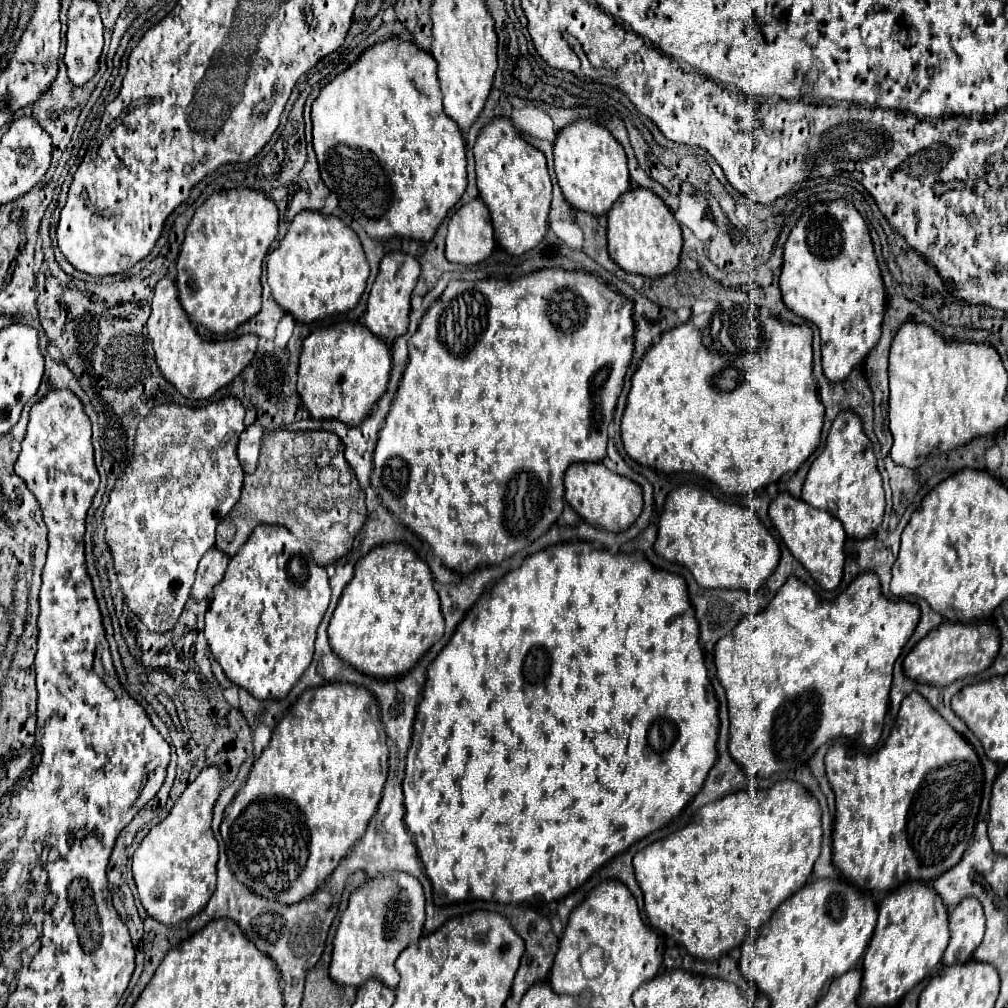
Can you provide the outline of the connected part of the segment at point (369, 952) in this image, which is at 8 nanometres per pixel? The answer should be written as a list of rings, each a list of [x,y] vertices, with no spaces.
[[[390,873],[386,877],[366,879],[352,891],[346,911],[334,937],[330,977],[340,985],[360,987],[366,979],[376,977],[388,987],[396,987],[400,975],[394,967],[396,957],[410,943],[416,943],[424,927],[424,889],[408,873]]]

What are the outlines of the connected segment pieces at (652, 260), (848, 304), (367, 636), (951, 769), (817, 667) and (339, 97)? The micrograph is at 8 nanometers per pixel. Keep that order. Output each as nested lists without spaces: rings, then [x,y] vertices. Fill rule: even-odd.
[[[642,187],[628,189],[608,211],[608,251],[624,271],[646,277],[666,275],[678,265],[680,249],[680,225],[656,193]]]
[[[850,201],[814,203],[796,221],[786,243],[780,273],[784,305],[812,321],[822,339],[822,369],[826,379],[844,381],[880,339],[886,291],[874,255],[870,231]]]
[[[404,541],[374,547],[368,555],[364,555],[356,563],[354,577],[344,587],[328,627],[330,645],[340,655],[340,659],[352,665],[356,671],[376,679],[404,675],[442,637],[442,633],[444,633],[444,617],[440,611],[438,593],[434,589],[432,571],[426,565],[426,561],[422,561],[416,555],[416,551]]]
[[[912,691],[908,697],[904,697],[902,709],[900,709],[896,723],[894,723],[894,729],[882,747],[878,747],[870,753],[862,753],[856,752],[851,747],[847,748],[842,743],[834,743],[826,753],[826,775],[828,775],[828,781],[830,781],[832,791],[836,795],[836,819],[834,819],[834,835],[832,835],[834,865],[842,871],[842,875],[850,877],[848,881],[852,881],[858,889],[874,893],[874,891],[888,891],[888,889],[898,887],[900,883],[906,883],[906,881],[932,881],[940,873],[952,869],[962,859],[962,855],[964,855],[964,851],[966,851],[966,847],[974,835],[976,817],[978,817],[978,809],[980,809],[980,801],[982,801],[984,771],[982,771],[980,759],[978,759],[976,751],[972,749],[972,745],[968,745],[968,741],[964,741],[964,737],[960,737],[960,733],[956,733],[940,717],[940,713],[936,713],[932,709],[932,705],[920,693]]]
[[[860,573],[848,587],[844,593],[840,593],[834,601],[820,601],[814,591],[800,581],[798,577],[788,577],[786,583],[778,589],[778,593],[774,595],[774,599],[768,603],[766,609],[744,617],[726,637],[722,637],[716,643],[714,649],[714,663],[716,663],[716,675],[726,691],[726,699],[728,699],[728,711],[730,711],[730,735],[728,735],[728,751],[732,755],[732,759],[736,763],[740,763],[744,767],[744,771],[750,777],[768,777],[772,773],[782,773],[782,771],[790,771],[794,767],[804,765],[820,745],[824,745],[826,741],[846,735],[846,737],[854,737],[860,739],[866,747],[874,747],[882,735],[882,727],[884,727],[884,719],[886,719],[886,711],[888,711],[888,695],[890,695],[890,685],[892,685],[892,669],[896,659],[900,657],[904,645],[908,643],[908,639],[912,637],[916,625],[920,619],[920,607],[916,603],[906,603],[906,601],[888,601],[882,593],[880,593],[880,583],[876,573]]]
[[[390,37],[384,41],[378,41],[376,45],[368,47],[354,65],[350,65],[344,73],[336,75],[316,97],[314,105],[312,105],[312,123],[314,123],[314,151],[318,157],[318,165],[320,165],[320,175],[322,181],[326,183],[326,187],[338,195],[340,207],[352,217],[356,219],[364,231],[370,237],[408,237],[408,239],[418,239],[418,241],[430,241],[438,229],[438,225],[442,223],[442,219],[448,215],[448,211],[460,201],[464,189],[466,189],[466,147],[464,147],[464,139],[462,133],[456,125],[456,121],[452,121],[444,109],[442,109],[442,101],[440,101],[440,89],[438,89],[438,79],[436,79],[436,61],[434,57],[418,47],[414,41],[404,41],[400,37]]]

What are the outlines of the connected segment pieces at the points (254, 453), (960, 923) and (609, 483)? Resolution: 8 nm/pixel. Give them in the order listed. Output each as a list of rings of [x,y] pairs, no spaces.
[[[250,425],[240,435],[236,453],[238,453],[238,459],[240,459],[240,465],[242,465],[244,473],[252,473],[252,469],[256,469],[262,435],[264,435],[264,429],[260,425]]]
[[[968,897],[950,913],[950,943],[942,961],[946,965],[966,963],[984,937],[984,911],[980,901]]]
[[[572,463],[564,473],[566,501],[590,525],[606,531],[628,529],[642,511],[642,487],[604,467],[604,463]]]

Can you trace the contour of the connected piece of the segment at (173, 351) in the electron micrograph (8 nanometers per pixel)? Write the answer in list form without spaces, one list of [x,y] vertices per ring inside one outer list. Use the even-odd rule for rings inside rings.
[[[168,277],[160,279],[154,287],[152,313],[148,319],[148,335],[152,339],[152,347],[156,353],[156,363],[162,375],[184,395],[190,399],[208,399],[218,389],[228,385],[254,357],[258,337],[242,335],[232,341],[204,341],[192,327],[188,315],[184,313],[176,283]]]

